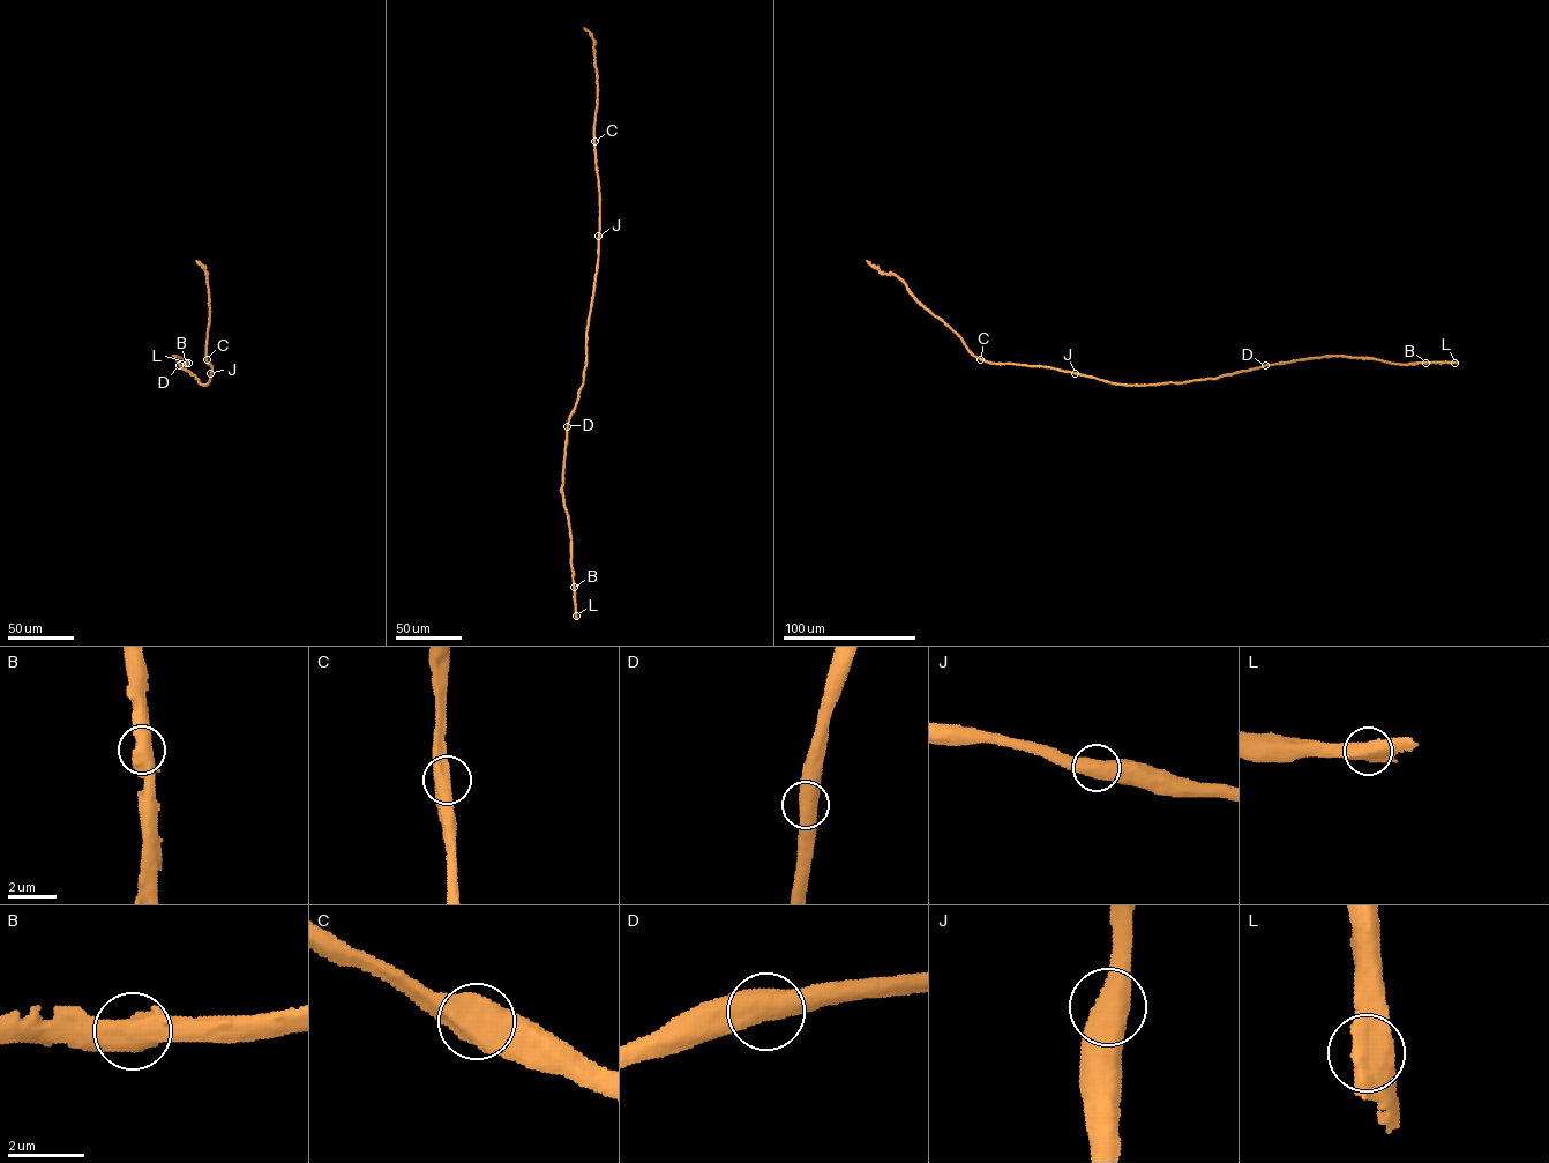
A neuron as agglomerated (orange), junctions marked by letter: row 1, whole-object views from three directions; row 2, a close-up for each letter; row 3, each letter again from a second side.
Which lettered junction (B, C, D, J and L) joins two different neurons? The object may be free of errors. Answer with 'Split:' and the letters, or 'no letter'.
Split: no letter

